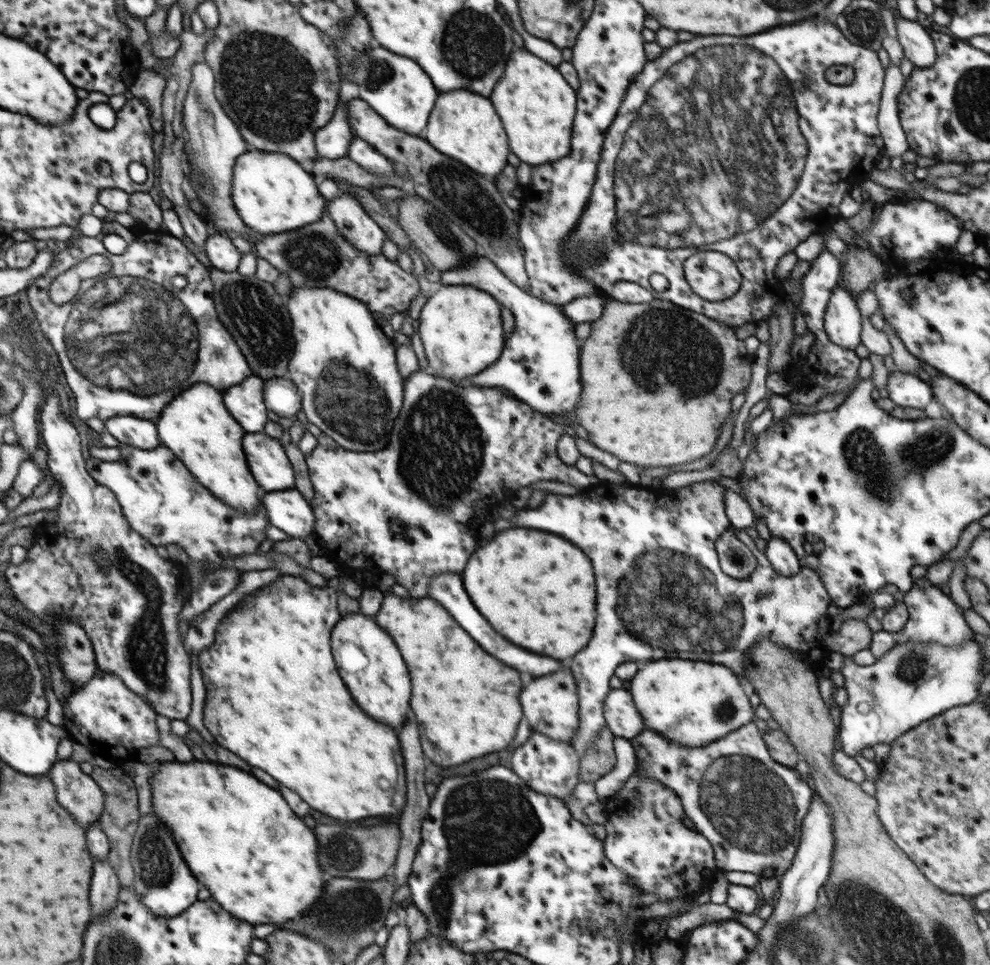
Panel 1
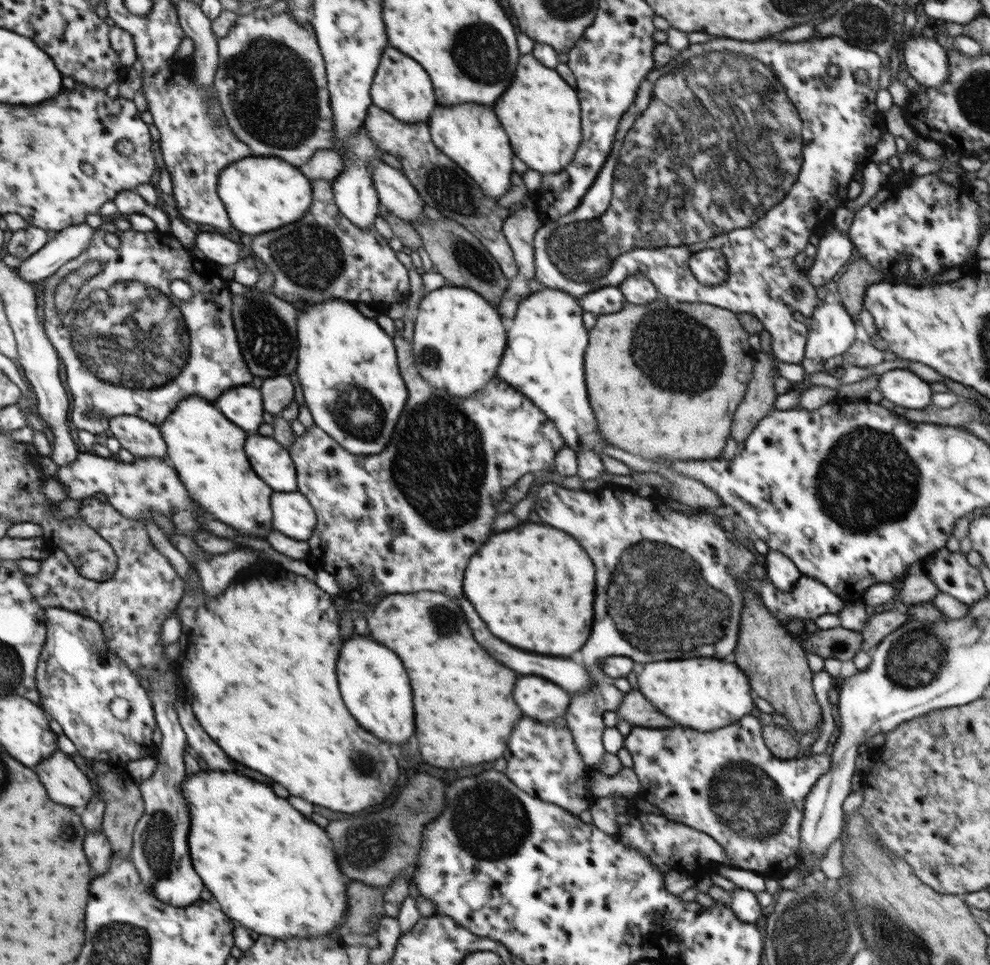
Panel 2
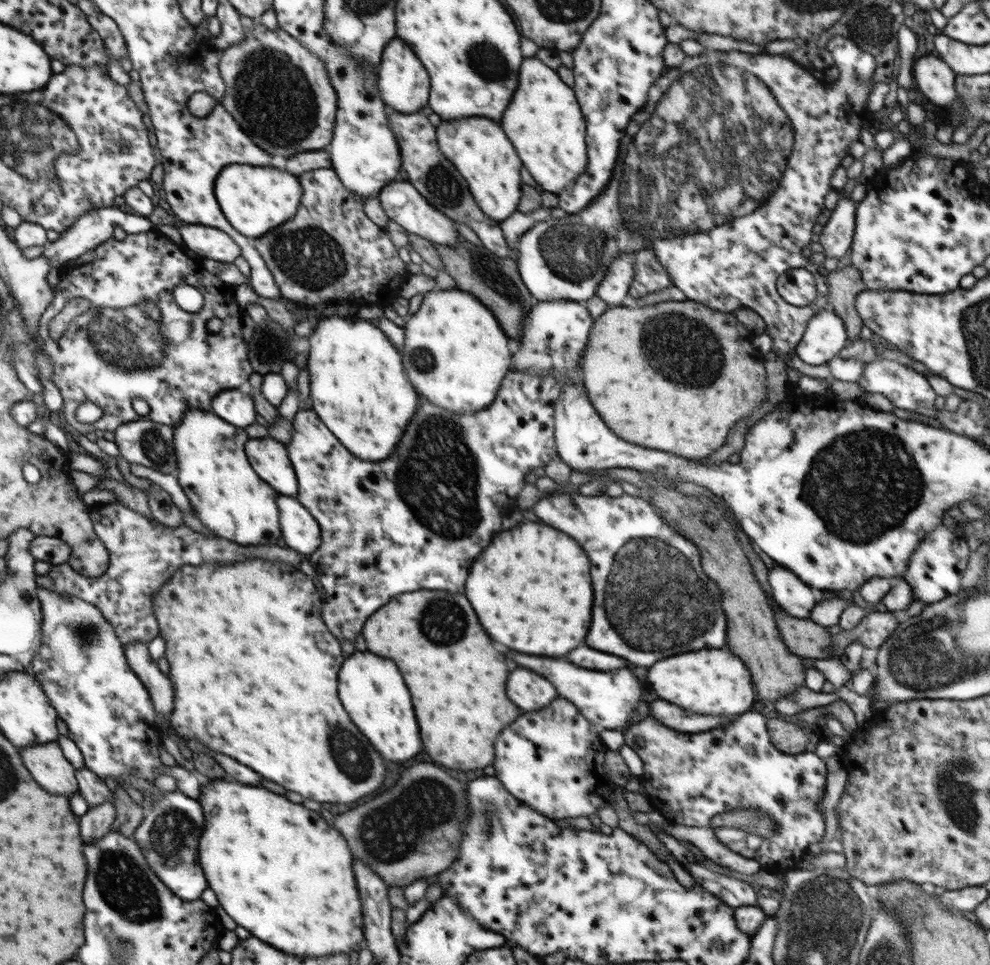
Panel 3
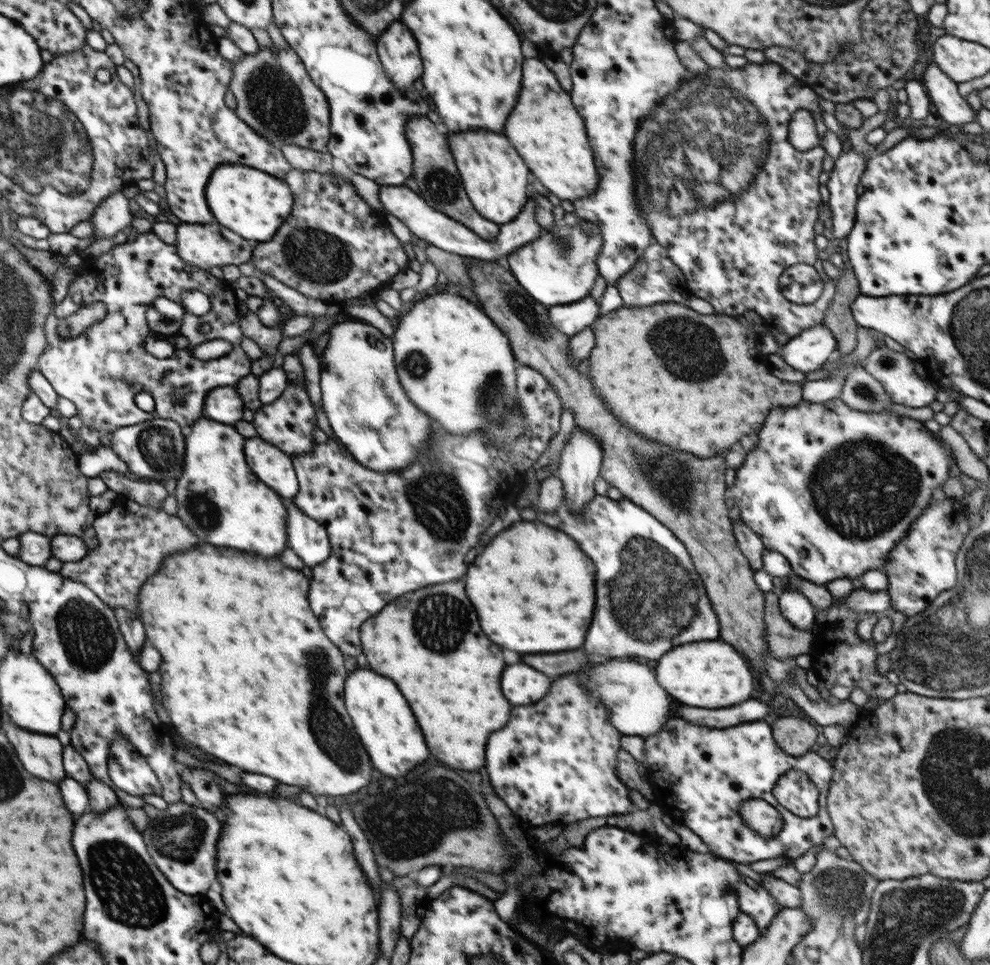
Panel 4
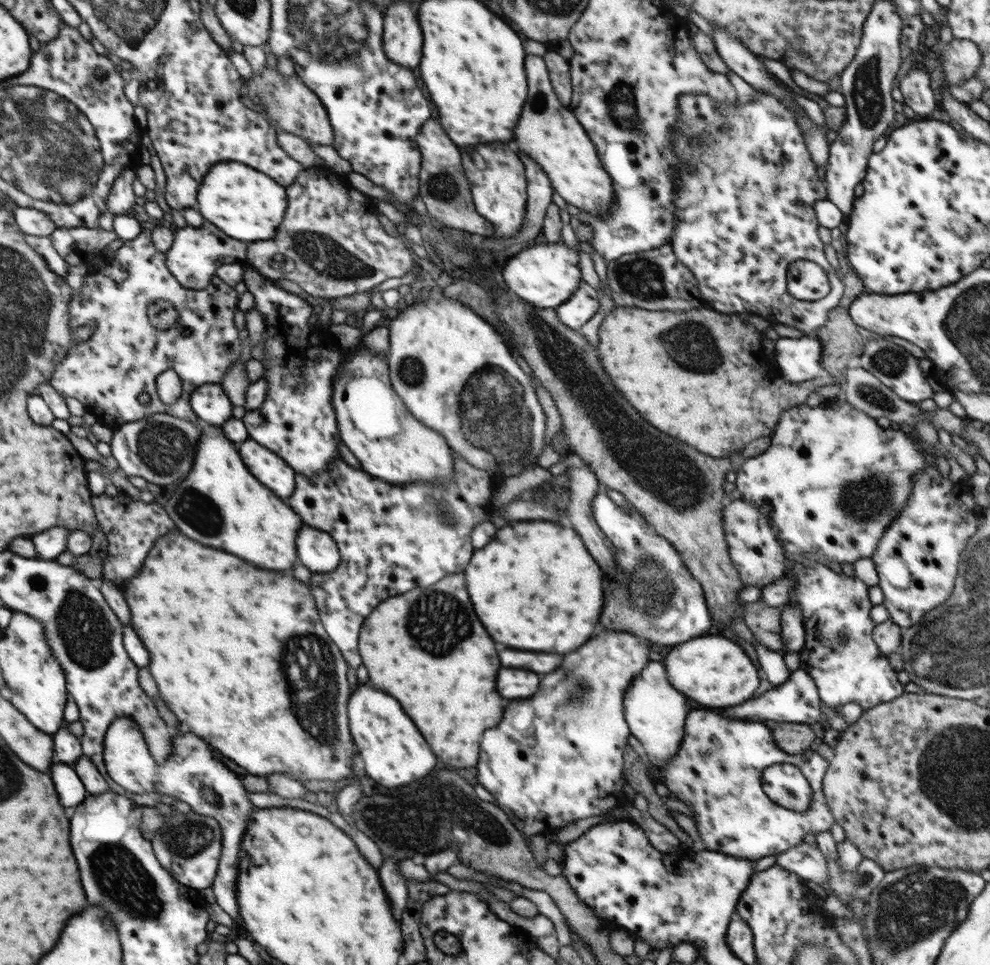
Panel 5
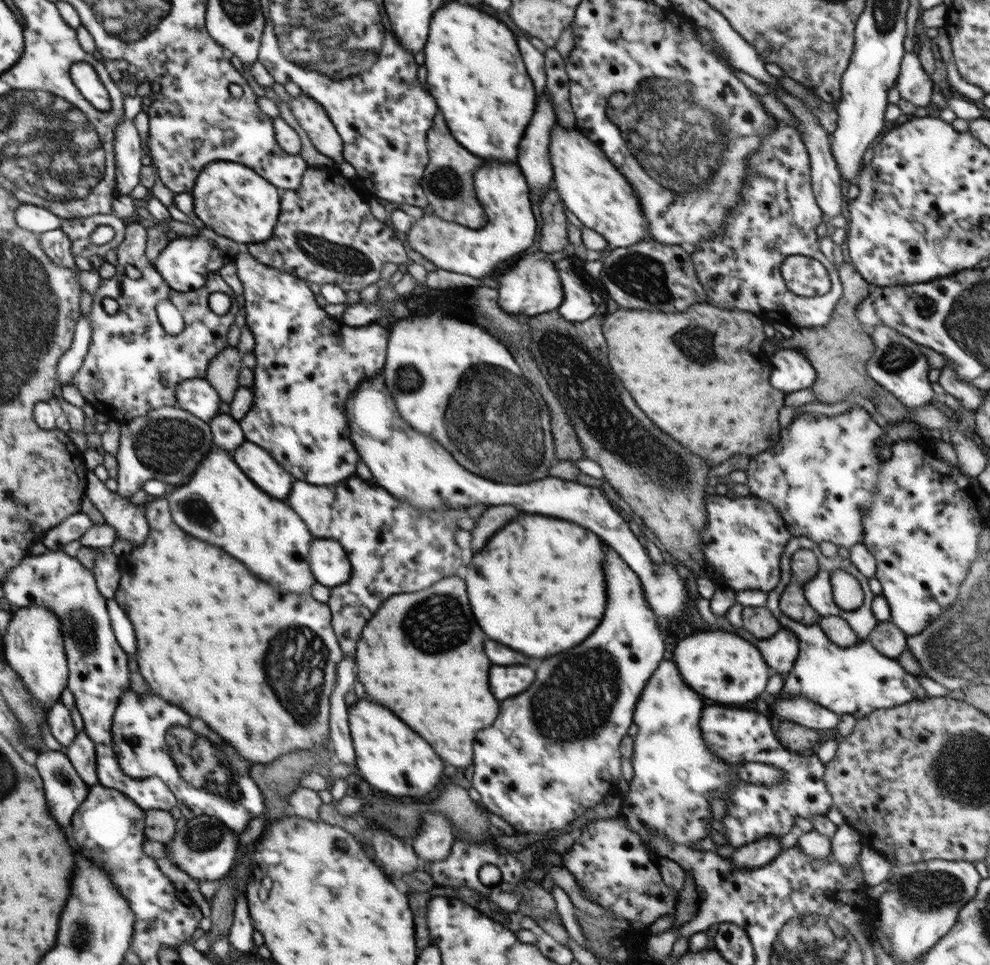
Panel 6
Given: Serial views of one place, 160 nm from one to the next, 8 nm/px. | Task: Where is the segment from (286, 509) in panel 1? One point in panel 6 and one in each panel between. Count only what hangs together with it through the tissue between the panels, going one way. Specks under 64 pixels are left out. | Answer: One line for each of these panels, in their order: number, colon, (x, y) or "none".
2: (293, 516)
3: (301, 531)
4: (309, 539)
5: (317, 551)
6: (329, 563)

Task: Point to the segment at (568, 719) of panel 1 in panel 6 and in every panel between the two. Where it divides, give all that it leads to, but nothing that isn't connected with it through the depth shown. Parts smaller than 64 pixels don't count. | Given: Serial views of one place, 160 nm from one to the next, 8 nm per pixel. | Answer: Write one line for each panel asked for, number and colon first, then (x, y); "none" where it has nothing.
2: (541, 700)
3: (531, 692)
4: (521, 684)
5: (512, 683)
6: (505, 681)

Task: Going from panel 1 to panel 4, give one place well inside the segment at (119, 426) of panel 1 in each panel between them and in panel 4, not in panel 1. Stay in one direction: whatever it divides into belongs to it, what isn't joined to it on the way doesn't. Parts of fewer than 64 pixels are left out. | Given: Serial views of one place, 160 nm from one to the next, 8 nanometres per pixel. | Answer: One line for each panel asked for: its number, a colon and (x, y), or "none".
2: (143, 439)
3: (146, 443)
4: (155, 450)

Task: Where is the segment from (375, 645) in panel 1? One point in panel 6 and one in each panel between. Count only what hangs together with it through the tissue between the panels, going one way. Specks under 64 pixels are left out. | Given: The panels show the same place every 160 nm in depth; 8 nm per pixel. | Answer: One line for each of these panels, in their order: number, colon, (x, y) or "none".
2: (373, 682)
3: (371, 689)
4: (382, 718)
5: (394, 752)
6: (393, 758)

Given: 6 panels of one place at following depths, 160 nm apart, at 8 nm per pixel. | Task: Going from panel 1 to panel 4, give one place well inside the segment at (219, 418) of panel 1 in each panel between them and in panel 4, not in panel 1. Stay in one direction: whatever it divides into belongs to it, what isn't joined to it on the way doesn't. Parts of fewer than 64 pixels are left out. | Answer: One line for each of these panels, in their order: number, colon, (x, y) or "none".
2: (207, 450)
3: (226, 495)
4: (219, 498)

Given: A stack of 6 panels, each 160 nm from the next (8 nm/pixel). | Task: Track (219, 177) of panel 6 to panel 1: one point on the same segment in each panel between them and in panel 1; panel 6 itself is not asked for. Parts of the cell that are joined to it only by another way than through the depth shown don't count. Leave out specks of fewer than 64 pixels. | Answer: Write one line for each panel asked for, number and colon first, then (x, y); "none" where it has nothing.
1: (272, 194)
2: (261, 194)
3: (255, 200)
4: (253, 204)
5: (246, 204)

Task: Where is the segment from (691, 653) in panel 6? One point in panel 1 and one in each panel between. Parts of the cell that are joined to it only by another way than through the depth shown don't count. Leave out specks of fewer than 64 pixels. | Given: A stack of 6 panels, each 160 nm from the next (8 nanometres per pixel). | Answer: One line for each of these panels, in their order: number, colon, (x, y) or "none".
1: (695, 704)
2: (703, 694)
3: (716, 682)
4: (709, 674)
5: (713, 671)

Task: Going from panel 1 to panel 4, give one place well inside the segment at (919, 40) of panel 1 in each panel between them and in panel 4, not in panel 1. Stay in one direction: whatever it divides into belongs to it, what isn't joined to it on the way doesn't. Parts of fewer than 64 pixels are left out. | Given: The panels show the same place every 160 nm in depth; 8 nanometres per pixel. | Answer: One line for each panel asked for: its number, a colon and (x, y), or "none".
2: (927, 61)
3: (935, 79)
4: (943, 92)

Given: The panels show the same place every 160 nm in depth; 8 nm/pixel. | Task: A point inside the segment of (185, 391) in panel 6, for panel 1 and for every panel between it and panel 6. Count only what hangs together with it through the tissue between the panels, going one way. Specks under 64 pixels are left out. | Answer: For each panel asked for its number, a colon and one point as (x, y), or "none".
1: (245, 402)
2: (243, 405)
3: (236, 406)
4: (224, 405)
5: (210, 403)

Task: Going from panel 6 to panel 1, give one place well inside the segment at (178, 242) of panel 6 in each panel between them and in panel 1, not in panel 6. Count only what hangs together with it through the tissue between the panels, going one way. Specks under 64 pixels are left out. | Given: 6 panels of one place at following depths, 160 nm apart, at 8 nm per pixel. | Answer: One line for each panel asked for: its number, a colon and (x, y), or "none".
1: (223, 255)
2: (219, 250)
3: (204, 243)
4: (200, 246)
5: (195, 254)

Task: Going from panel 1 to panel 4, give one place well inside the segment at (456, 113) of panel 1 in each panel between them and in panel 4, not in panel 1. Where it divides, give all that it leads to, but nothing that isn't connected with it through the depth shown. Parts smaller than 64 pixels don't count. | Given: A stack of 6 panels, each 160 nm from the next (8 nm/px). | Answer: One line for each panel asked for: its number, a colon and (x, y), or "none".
2: (471, 135)
3: (478, 147)
4: (495, 177)

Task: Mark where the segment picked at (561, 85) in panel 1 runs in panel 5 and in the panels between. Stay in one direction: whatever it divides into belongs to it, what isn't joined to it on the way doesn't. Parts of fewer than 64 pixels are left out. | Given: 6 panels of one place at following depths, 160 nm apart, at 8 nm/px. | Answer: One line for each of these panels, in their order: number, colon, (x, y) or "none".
2: (541, 113)
3: (544, 121)
4: (547, 131)
5: (548, 132)

